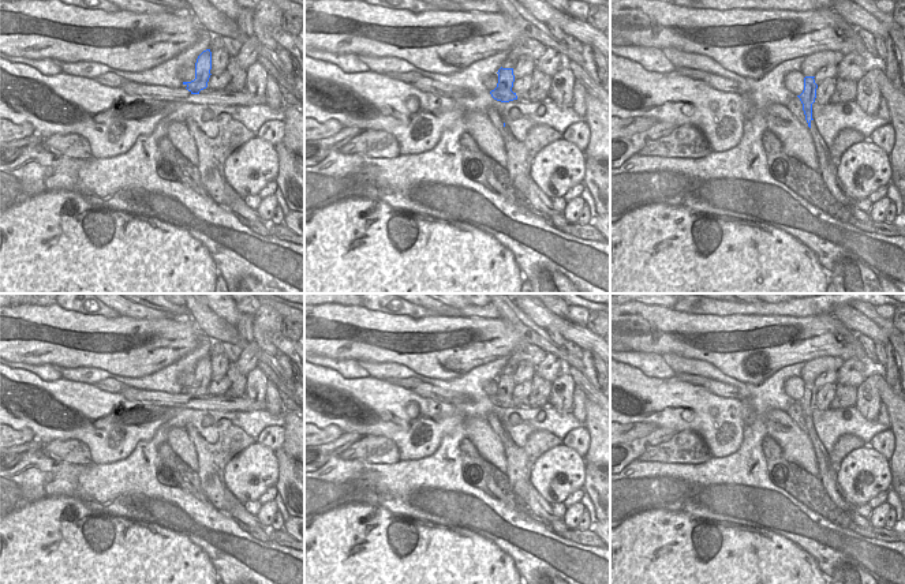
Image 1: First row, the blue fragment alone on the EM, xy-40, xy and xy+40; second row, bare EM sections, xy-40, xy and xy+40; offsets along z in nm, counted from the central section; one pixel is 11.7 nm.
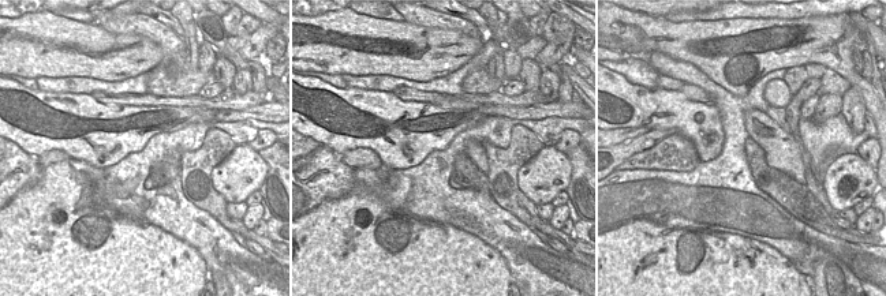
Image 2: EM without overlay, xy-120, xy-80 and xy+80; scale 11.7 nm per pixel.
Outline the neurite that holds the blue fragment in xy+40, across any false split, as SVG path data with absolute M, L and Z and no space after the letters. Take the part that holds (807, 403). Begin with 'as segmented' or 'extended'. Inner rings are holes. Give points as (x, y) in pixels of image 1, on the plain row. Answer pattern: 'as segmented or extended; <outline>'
extended; M815 382L804 383L804 396L800 401L797 401L803 409L803 416L805 420L805 426L809 433L809 439L814 445L816 463L819 468L819 479L826 488L831 501L842 509L845 513L853 513L854 506L852 505L846 495L844 494L841 486L837 482L837 472L841 461L853 450L865 446L865 442L852 434L845 434L838 438L835 442L833 452L827 453L822 442L819 441L814 424L812 424L812 409L816 404L818 390L815 389Z

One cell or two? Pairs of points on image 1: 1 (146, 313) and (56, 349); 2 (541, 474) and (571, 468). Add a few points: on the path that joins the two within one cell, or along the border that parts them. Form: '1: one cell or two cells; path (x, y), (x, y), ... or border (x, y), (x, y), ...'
1: two cells; border (119, 315), (130, 318), (167, 317)
2: one cell; path (548, 474), (564, 470)

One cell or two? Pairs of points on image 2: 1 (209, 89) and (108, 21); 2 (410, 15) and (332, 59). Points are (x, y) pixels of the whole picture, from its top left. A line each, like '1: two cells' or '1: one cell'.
1: two cells
2: two cells

